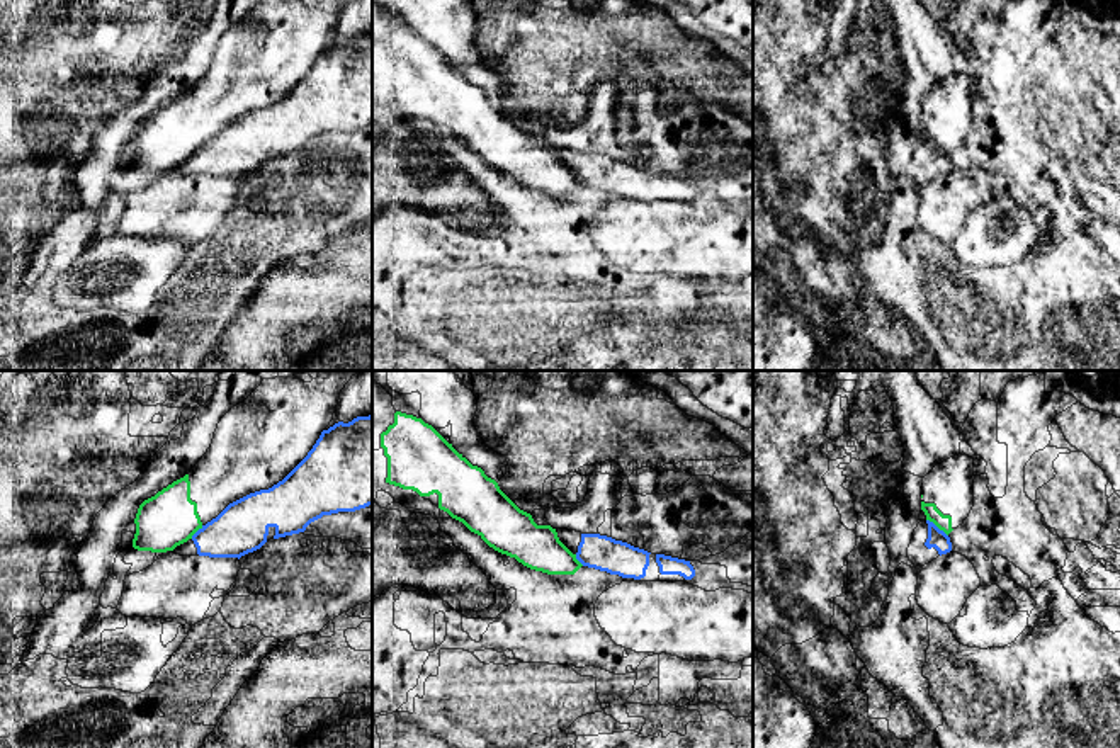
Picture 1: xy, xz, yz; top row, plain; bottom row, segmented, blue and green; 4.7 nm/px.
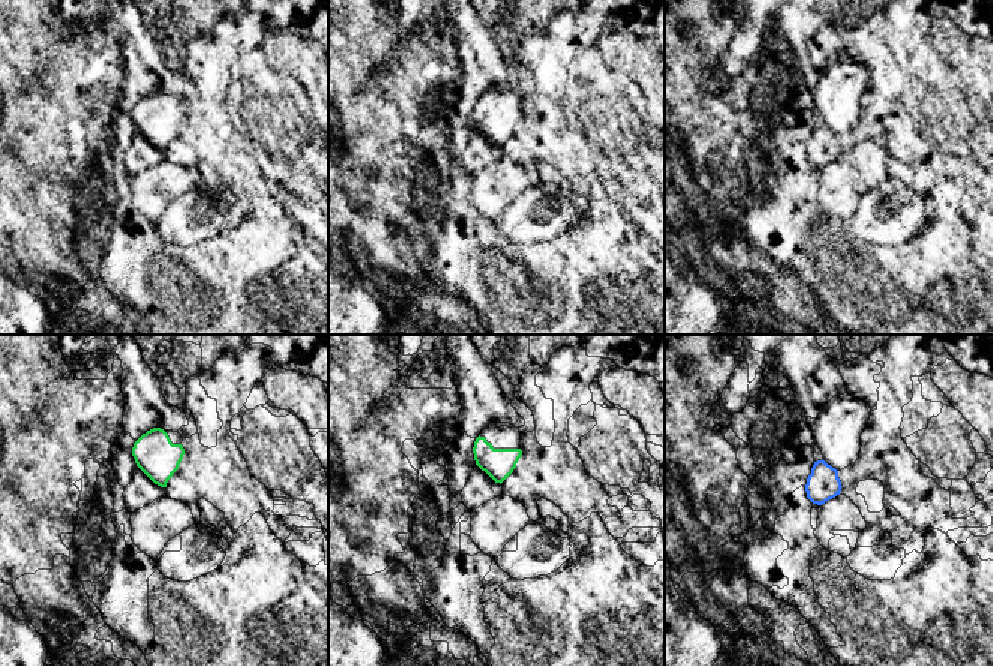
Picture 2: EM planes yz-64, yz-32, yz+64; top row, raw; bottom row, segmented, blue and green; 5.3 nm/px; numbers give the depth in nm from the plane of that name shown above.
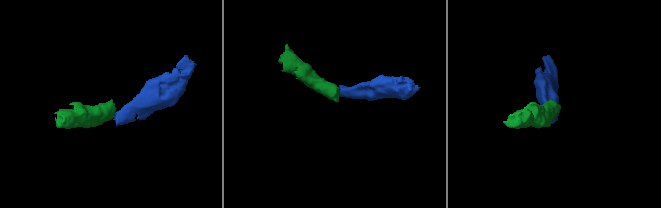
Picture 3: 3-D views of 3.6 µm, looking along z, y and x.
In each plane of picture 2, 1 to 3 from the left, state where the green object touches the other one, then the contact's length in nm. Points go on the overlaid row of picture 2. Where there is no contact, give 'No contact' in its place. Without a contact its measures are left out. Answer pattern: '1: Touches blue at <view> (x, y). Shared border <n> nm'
1: No contact
2: No contact
3: No contact

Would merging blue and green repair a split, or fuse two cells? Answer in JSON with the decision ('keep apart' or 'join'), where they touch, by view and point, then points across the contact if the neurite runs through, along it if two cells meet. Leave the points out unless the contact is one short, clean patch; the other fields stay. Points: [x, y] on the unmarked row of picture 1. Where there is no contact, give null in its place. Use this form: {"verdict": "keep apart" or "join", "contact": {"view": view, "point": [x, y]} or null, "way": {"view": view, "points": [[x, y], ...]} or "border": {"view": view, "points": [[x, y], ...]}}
{"verdict": "keep apart", "contact": {"view": "yz", "point": [935, 145]}, "border": {"view": "yz", "points": [[927, 138], [947, 155]]}}

